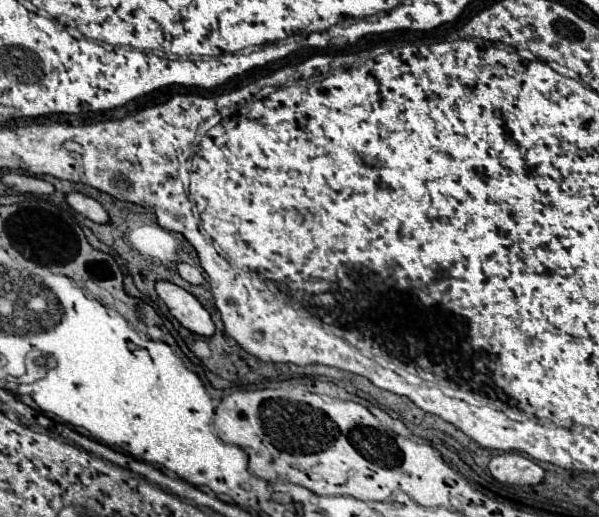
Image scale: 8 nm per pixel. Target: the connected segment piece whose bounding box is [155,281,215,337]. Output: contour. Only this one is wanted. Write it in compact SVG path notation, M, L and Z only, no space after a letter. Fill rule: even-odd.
M157 281L155 289L157 289L157 295L169 307L171 315L183 327L187 327L191 333L197 333L197 335L205 335L205 337L213 335L215 325L213 325L209 313L205 311L205 307L197 301L197 297L193 297L189 291L181 289L169 281Z

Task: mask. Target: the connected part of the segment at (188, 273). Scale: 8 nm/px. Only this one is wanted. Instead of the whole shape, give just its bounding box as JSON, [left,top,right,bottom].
[177,263,205,285]

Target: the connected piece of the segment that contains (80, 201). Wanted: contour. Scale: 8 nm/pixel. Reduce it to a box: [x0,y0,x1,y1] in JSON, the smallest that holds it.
[65,191,109,223]

